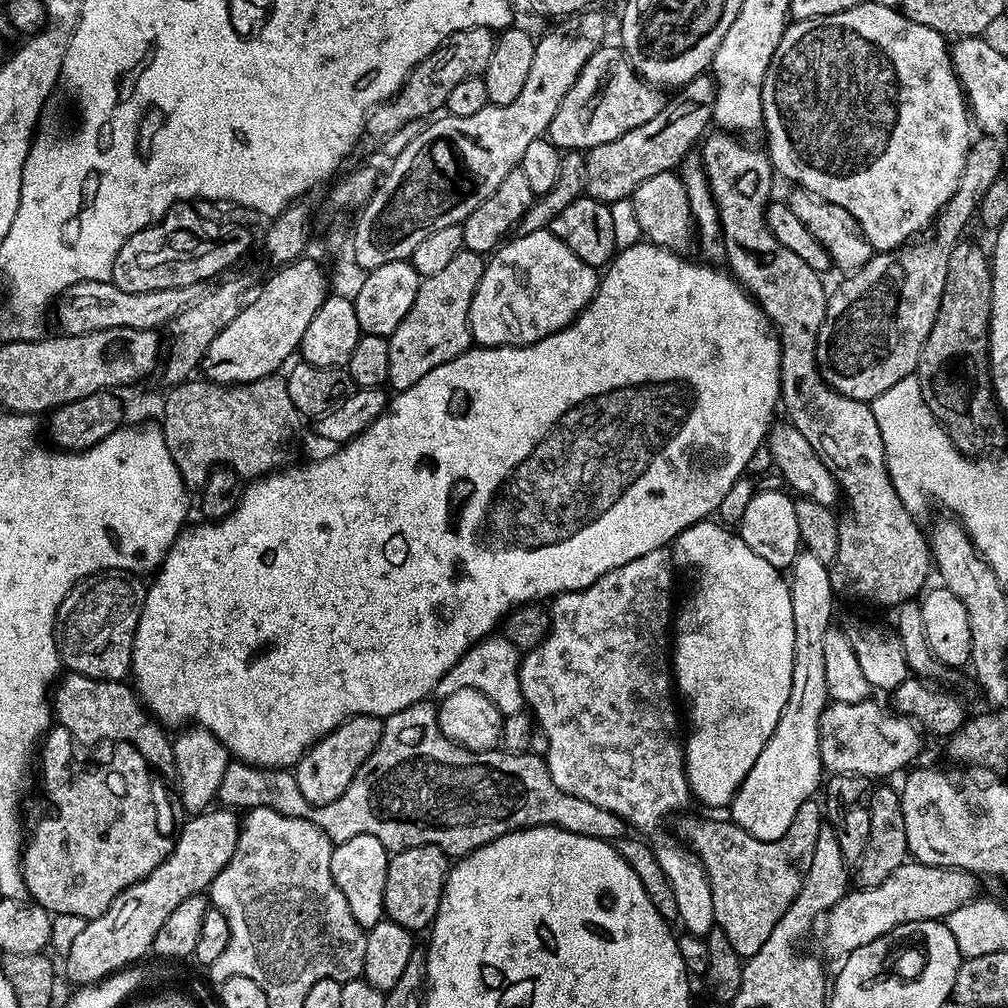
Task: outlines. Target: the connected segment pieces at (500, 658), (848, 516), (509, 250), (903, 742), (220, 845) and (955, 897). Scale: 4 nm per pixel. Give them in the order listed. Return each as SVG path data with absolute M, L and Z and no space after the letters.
M489 634L479 640L465 656L459 657L453 663L450 671L438 682L435 695L443 698L454 694L454 690L473 688L486 694L486 698L490 698L490 702L494 702L494 706L498 706L501 716L513 716L514 713L525 707L520 685L521 659L521 649L515 648L503 634Z
M723 130L713 131L713 136L709 135L703 141L702 147L699 149L698 155L704 164L704 173L710 182L710 190L714 194L714 202L718 206L718 214L720 215L721 230L724 235L725 254L723 259L728 262L726 265L727 271L735 276L739 282L740 287L760 305L760 308L767 314L769 322L772 327L776 329L776 335L780 337L780 404L788 411L787 419L798 430L798 434L802 434L802 438L806 438L814 446L814 450L820 455L825 466L830 470L830 474L834 474L836 483L840 489L840 494L843 503L848 503L848 509L845 510L844 516L839 517L840 525L838 526L838 554L834 558L834 562L830 566L832 574L832 591L837 597L849 596L852 600L865 600L868 604L881 604L882 607L888 608L906 603L908 600L919 597L925 591L928 580L928 568L933 567L934 561L925 533L920 533L920 528L916 525L917 517L906 510L906 506L902 506L902 498L898 498L898 490L894 490L892 479L888 473L886 466L886 454L884 453L884 443L882 442L882 434L878 430L878 422L872 413L871 403L855 400L854 398L846 398L842 394L835 392L830 385L822 378L820 367L818 366L818 358L816 357L816 347L818 346L818 330L824 321L826 314L826 306L828 305L829 293L824 292L824 284L821 273L810 270L810 266L806 266L806 262L802 262L802 258L798 258L798 254L793 254L790 250L786 250L786 246L782 246L782 242L778 242L778 238L774 238L774 234L768 225L768 205L773 199L772 193L772 176L774 177L774 169L772 162L768 158L767 151L756 148L751 148L748 144L743 144L741 137L736 134L729 134Z
M551 230L531 232L525 236L519 234L513 235L511 239L501 244L495 252L487 257L484 273L482 274L482 282L478 282L478 290L474 290L474 294L472 295L470 314L468 315L468 325L472 331L472 339L477 345L485 348L509 348L510 346L522 346L523 344L538 342L542 338L546 338L550 334L554 334L558 330L565 328L568 324L571 324L579 316L581 310L594 298L597 283L597 269L591 268L586 262L582 262L582 258L578 258L578 254L574 254L574 250L570 250L570 246L563 244Z
M873 699L858 703L838 703L833 701L825 708L820 719L819 748L823 769L831 775L857 775L867 779L888 776L904 766L909 767L920 750L921 731L905 716L891 709L882 708Z
M216 806L189 815L187 819L180 833L174 836L172 853L145 880L124 888L101 916L85 923L82 934L63 957L64 972L73 980L73 985L98 983L128 965L143 961L152 952L152 943L162 922L166 922L186 898L211 889L214 878L232 862L242 823L233 809Z
M916 861L905 862L876 886L849 890L824 913L824 933L820 936L825 952L823 955L837 958L849 956L854 950L874 942L874 938L882 938L882 934L894 930L899 924L947 919L950 913L975 899L976 884L977 877L971 872L926 866Z

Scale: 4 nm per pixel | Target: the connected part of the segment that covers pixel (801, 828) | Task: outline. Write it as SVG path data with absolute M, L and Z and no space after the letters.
M815 799L802 802L798 814L794 814L794 822L790 822L790 830L786 830L786 834L782 834L782 838L774 842L762 842L746 834L746 830L742 830L728 818L704 821L691 820L688 816L681 818L680 828L688 839L684 839L687 847L696 853L704 873L708 876L716 924L726 934L726 938L730 938L730 946L734 946L740 957L747 958L762 950L762 942L770 938L770 930L778 926L778 918L782 918L790 902L794 902L802 886L802 878L806 870L810 870L810 858L814 858L814 842L818 842L821 823L822 808Z

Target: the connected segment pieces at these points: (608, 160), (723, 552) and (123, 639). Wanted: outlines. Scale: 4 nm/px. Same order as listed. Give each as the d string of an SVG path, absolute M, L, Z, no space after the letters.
M711 75L698 76L673 96L676 97L673 100L671 97L664 108L658 110L654 118L650 118L650 122L642 122L642 126L626 130L626 134L622 134L622 138L614 138L614 142L602 142L602 146L587 149L584 158L584 190L587 195L607 205L620 199L629 199L632 192L638 190L642 182L646 182L646 178L673 171L680 161L697 147L698 141L705 135L704 127L713 123L716 82Z
M709 518L699 520L696 524L691 524L686 530L677 534L675 540L670 545L670 555L672 563L677 569L693 568L697 572L696 585L692 588L692 593L688 596L688 605L684 609L677 611L674 616L674 643L670 648L670 663L675 687L682 695L688 699L688 720L692 723L692 733L687 733L683 741L684 746L684 769L688 775L688 786L693 797L696 796L704 804L709 804L712 808L720 808L731 805L734 794L738 786L750 774L750 766L758 762L758 754L762 754L762 746L770 742L774 734L774 726L778 726L778 718L782 718L782 706L786 706L786 698L790 698L790 677L794 674L794 606L791 604L789 581L782 577L781 569L770 566L766 558L754 554L746 542L732 529L728 529L723 523Z
M97 572L79 580L66 594L56 615L56 649L60 651L60 663L65 669L77 672L77 677L90 680L110 680L120 682L131 673L132 647L138 618L142 614L146 584L134 572Z

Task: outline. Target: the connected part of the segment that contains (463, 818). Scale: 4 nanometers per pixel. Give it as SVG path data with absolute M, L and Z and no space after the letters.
M421 702L414 706L406 706L406 710L398 710L393 716L387 717L384 720L382 738L378 742L378 746L370 754L370 758L366 758L366 762L362 762L362 766L354 774L350 786L346 786L342 798L334 798L334 802L330 802L326 806L311 804L306 802L306 798L302 798L302 790L298 790L295 771L282 770L282 780L280 780L278 774L281 769L260 768L256 771L256 774L260 774L260 780L262 780L262 774L266 774L266 784L270 784L270 790L268 790L268 786L266 786L266 790L262 790L262 786L260 786L260 798L256 798L260 802L252 802L250 800L250 808L269 808L270 810L278 810L278 814L286 814L290 818L302 818L303 820L314 822L314 826L318 826L318 830L322 830L332 839L333 845L346 842L358 834L370 834L378 842L382 842L382 846L392 854L404 851L410 847L436 846L440 847L449 858L463 858L470 855L474 850L494 842L494 838L502 838L508 832L516 832L520 828L537 828L547 824L552 824L554 827L561 828L562 830L570 830L574 834L582 834L586 838L598 838L599 840L607 840L609 842L615 842L625 835L626 828L624 827L626 827L626 821L623 816L615 816L610 810L602 810L598 806L594 806L594 802L590 802L587 799L574 798L570 794L558 790L558 786L554 786L554 778L550 778L548 762L543 755L532 756L533 753L531 751L523 752L522 754L510 754L503 750L472 752L469 748L463 748L461 744L454 744L451 740L446 739L440 727L436 725L436 710L437 705L435 703Z

